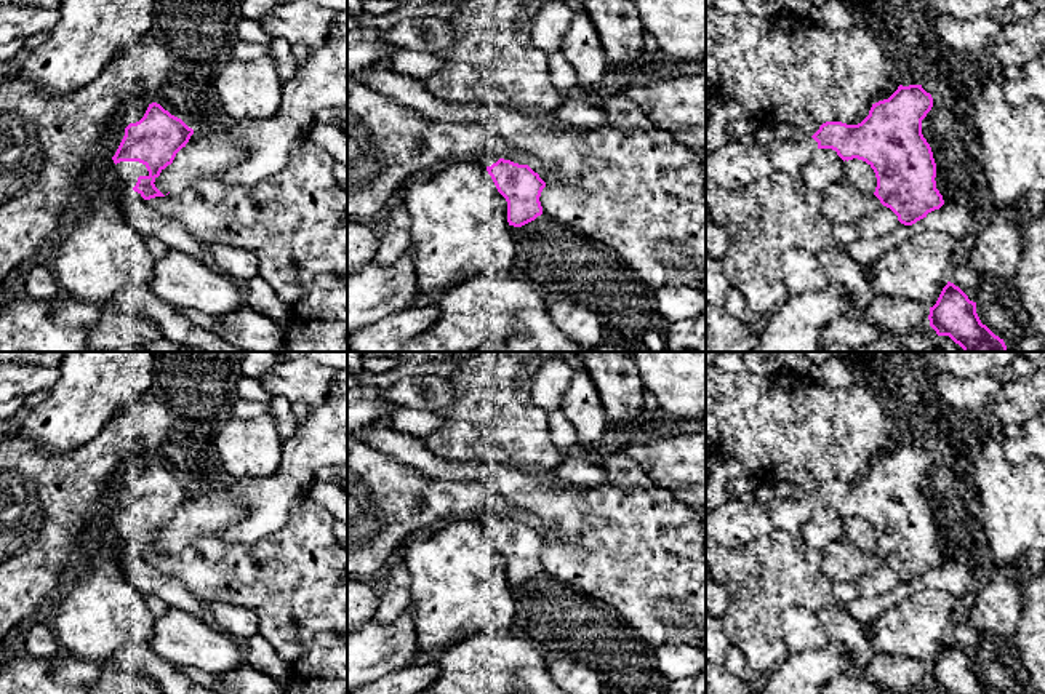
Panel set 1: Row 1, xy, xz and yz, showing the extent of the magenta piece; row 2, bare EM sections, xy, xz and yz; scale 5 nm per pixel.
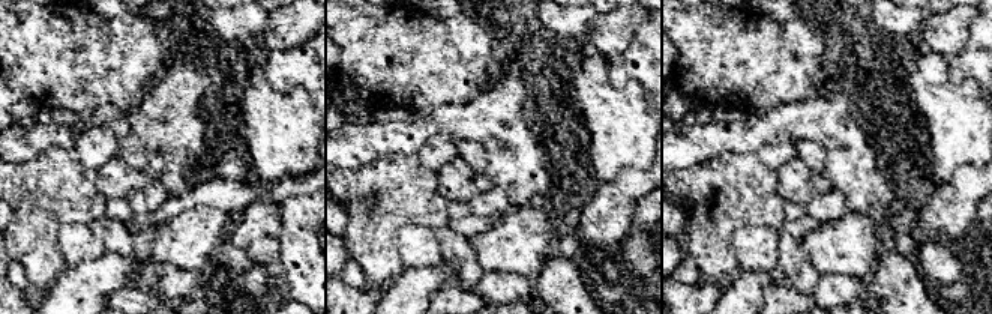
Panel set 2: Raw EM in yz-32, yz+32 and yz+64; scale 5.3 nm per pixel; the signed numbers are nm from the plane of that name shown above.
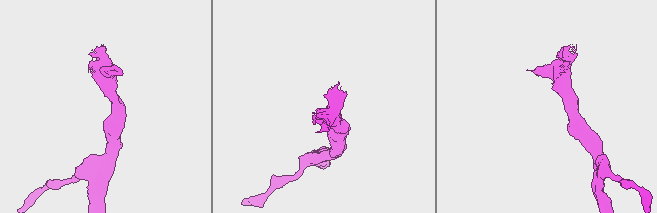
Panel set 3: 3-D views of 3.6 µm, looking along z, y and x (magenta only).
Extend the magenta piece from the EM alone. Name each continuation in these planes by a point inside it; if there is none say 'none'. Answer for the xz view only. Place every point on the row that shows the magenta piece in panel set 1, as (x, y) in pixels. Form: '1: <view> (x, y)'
none

